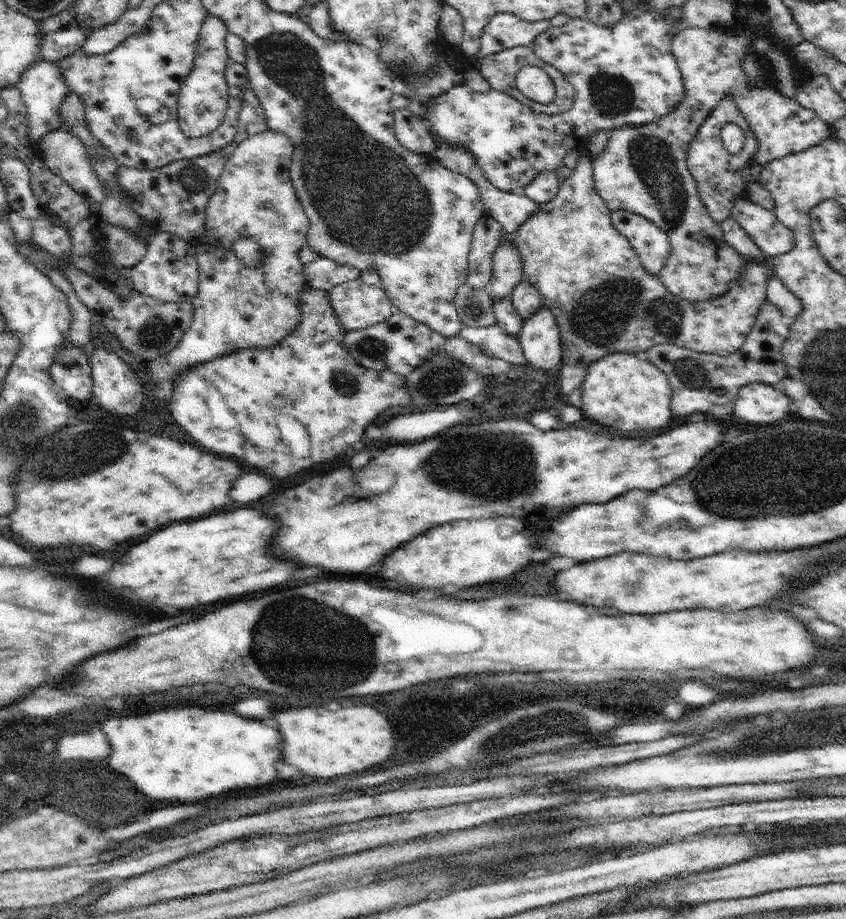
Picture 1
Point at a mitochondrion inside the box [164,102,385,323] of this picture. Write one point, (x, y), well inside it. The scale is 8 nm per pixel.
(191, 180)

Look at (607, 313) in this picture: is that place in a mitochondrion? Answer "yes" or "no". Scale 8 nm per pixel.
yes

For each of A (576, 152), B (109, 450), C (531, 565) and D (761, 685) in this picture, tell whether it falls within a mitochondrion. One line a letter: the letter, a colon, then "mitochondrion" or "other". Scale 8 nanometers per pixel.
A: other
B: mitochondrion
C: other
D: other

